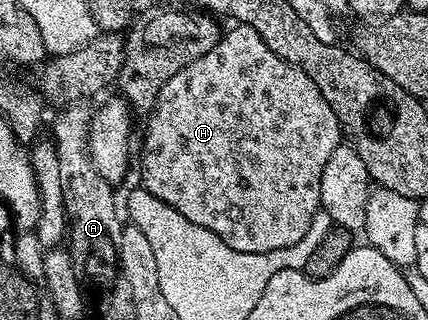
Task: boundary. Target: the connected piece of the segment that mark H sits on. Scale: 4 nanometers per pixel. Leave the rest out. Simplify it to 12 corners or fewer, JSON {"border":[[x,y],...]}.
{"border":[[254,27],[170,75],[142,187],[234,251],[298,243],[341,145]]}

